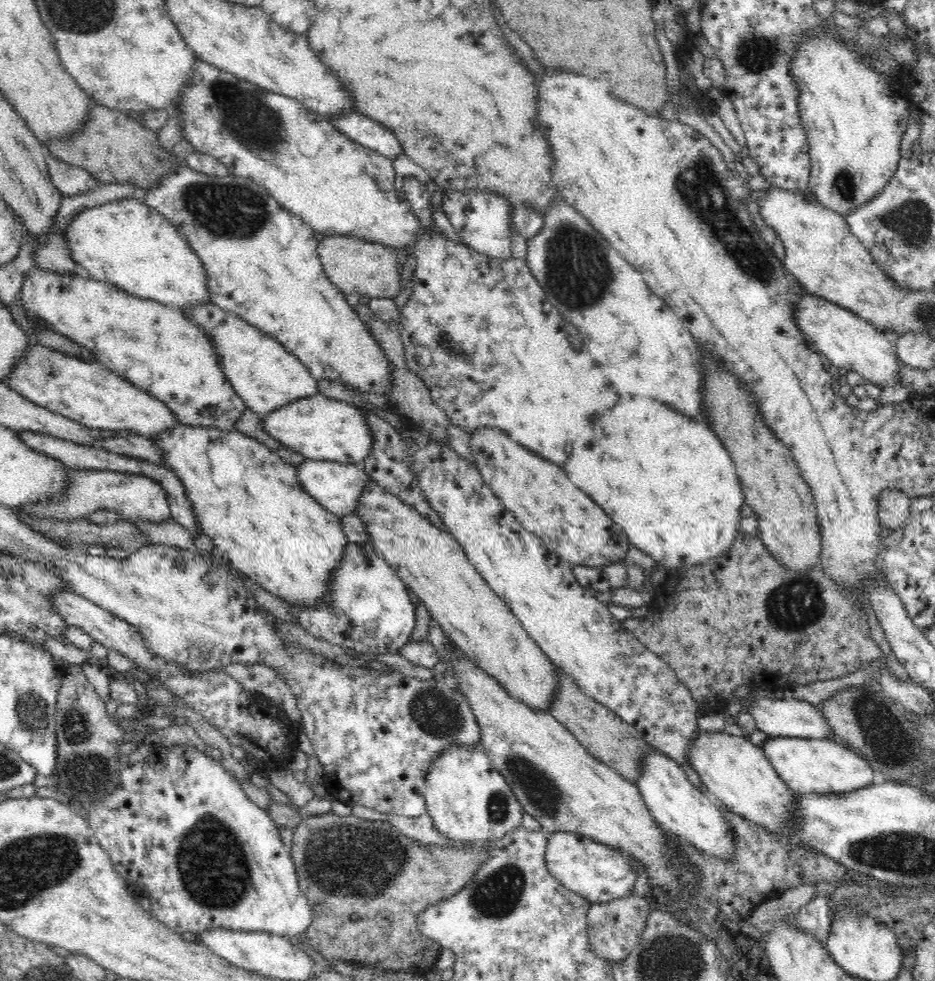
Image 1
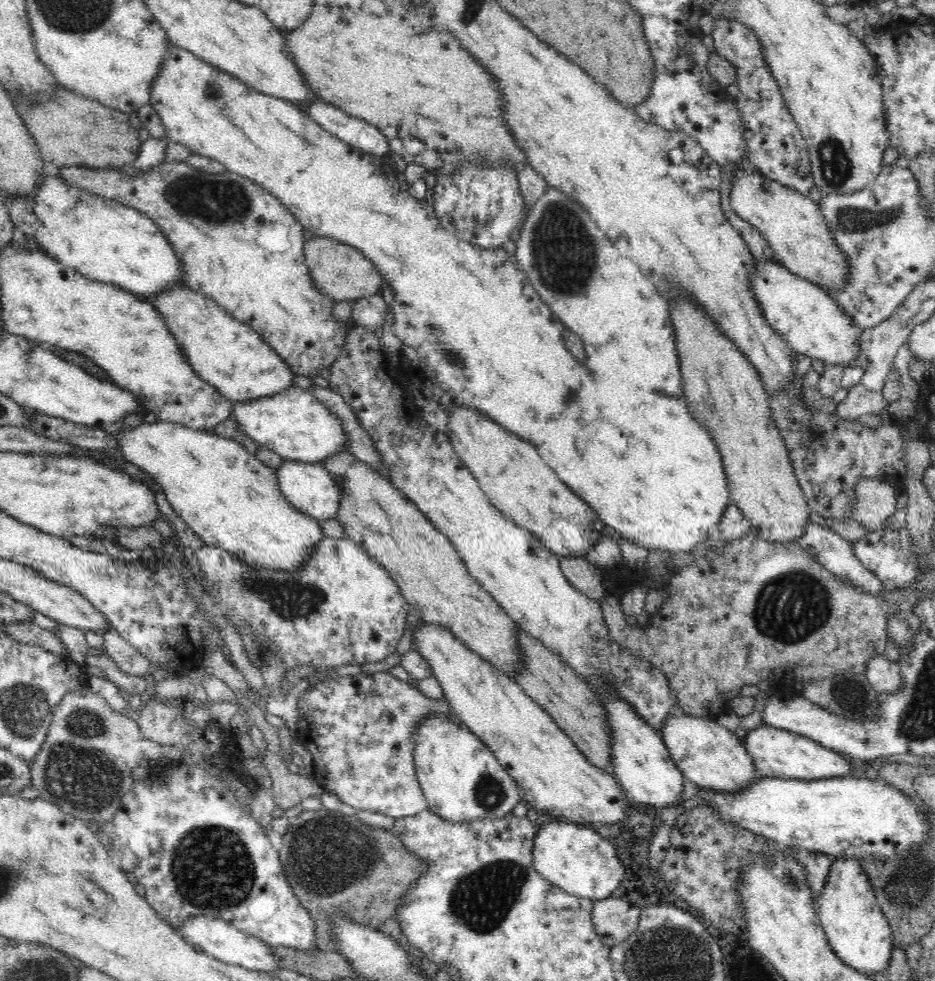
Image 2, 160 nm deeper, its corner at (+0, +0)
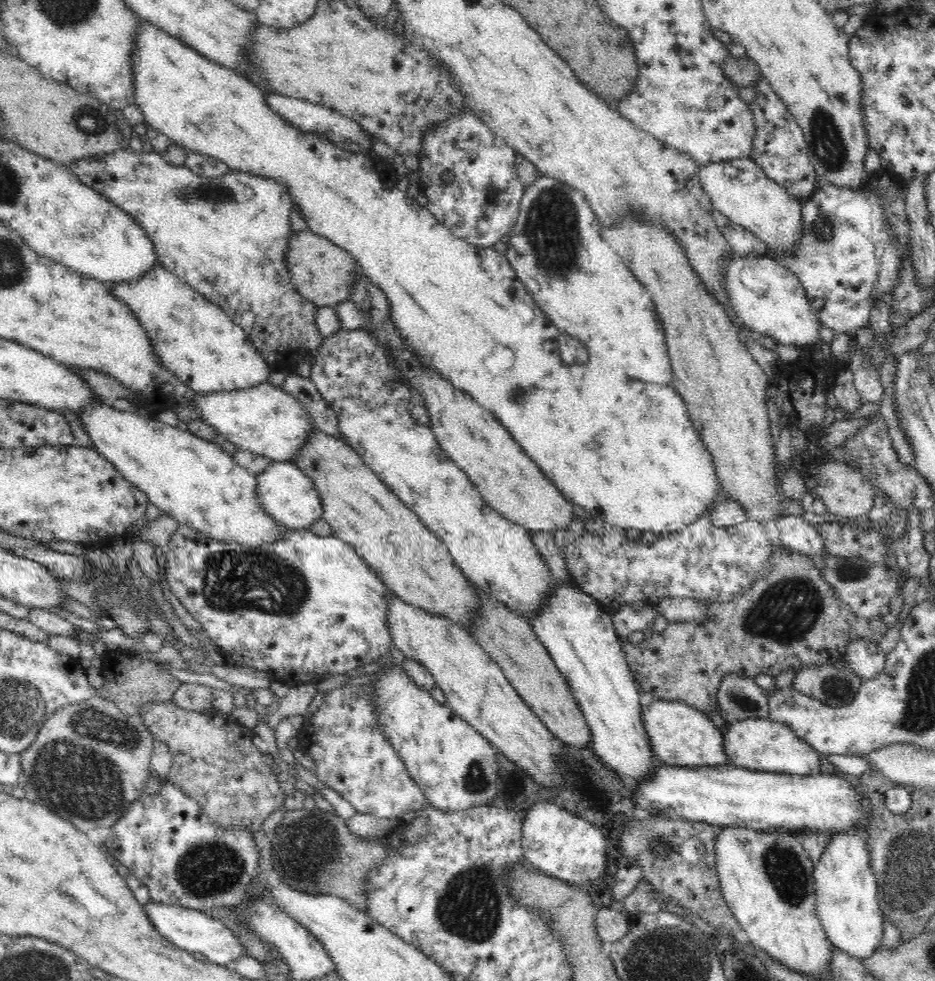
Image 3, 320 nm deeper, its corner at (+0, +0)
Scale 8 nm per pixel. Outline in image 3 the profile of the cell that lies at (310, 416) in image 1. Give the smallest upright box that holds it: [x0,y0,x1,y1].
[193,381,314,463]

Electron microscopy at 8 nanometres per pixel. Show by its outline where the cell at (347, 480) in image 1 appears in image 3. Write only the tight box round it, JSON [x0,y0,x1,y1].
[256,461,323,530]

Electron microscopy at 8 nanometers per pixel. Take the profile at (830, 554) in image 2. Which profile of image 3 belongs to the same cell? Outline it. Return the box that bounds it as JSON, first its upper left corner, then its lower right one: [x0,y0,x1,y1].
[776,515,830,560]

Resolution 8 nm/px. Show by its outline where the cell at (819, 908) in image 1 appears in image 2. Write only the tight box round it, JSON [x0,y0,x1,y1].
[794,849,833,912]

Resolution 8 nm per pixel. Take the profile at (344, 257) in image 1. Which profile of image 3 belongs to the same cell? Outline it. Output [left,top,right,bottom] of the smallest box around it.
[285,228,360,307]

